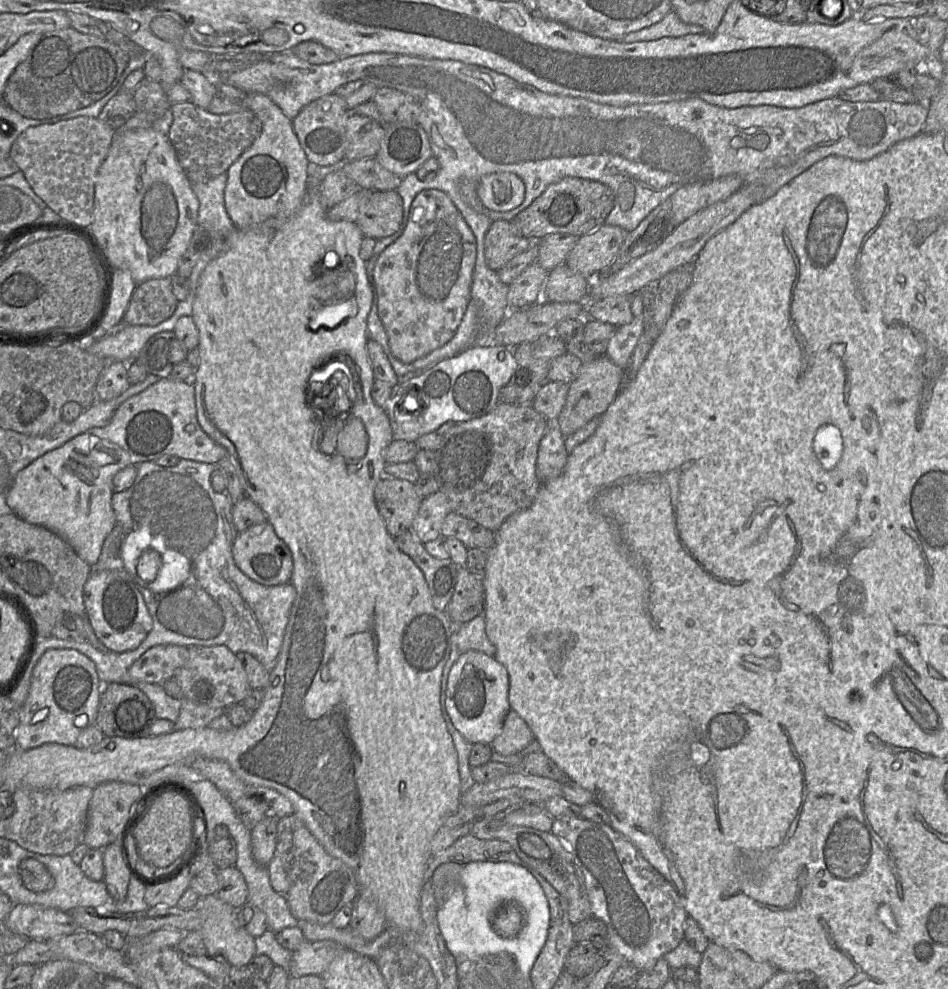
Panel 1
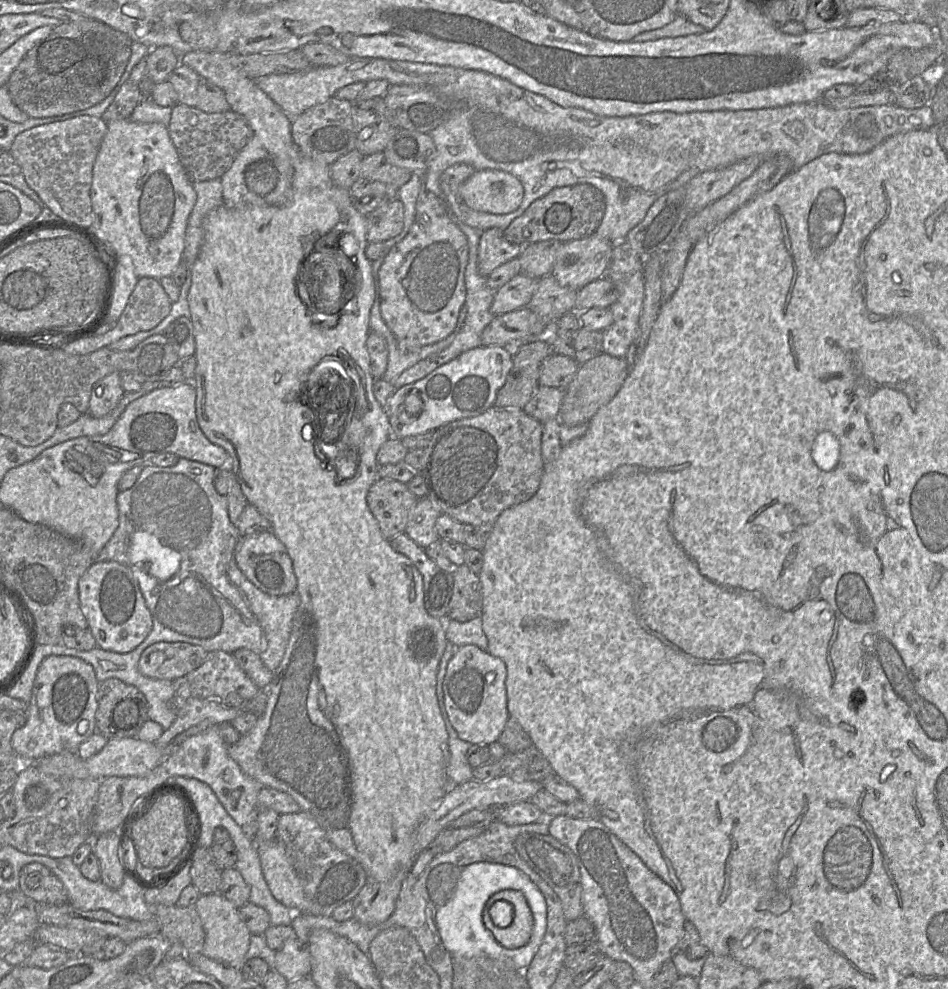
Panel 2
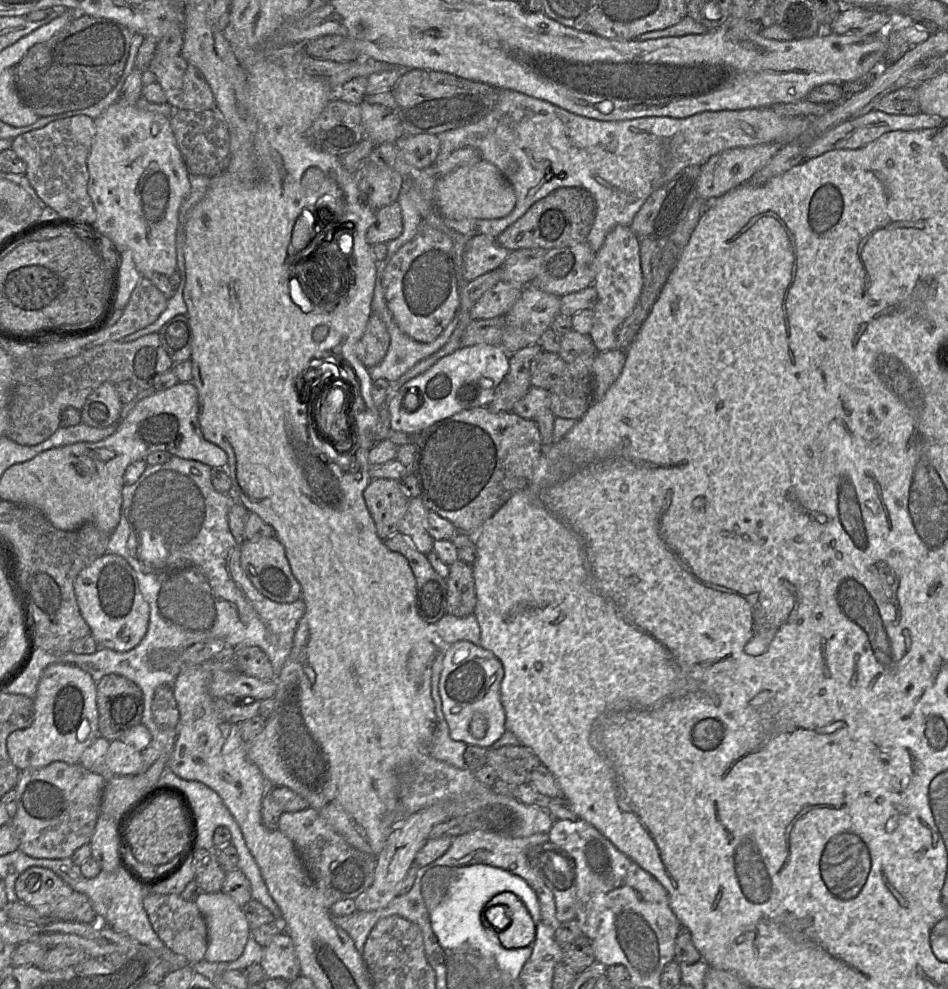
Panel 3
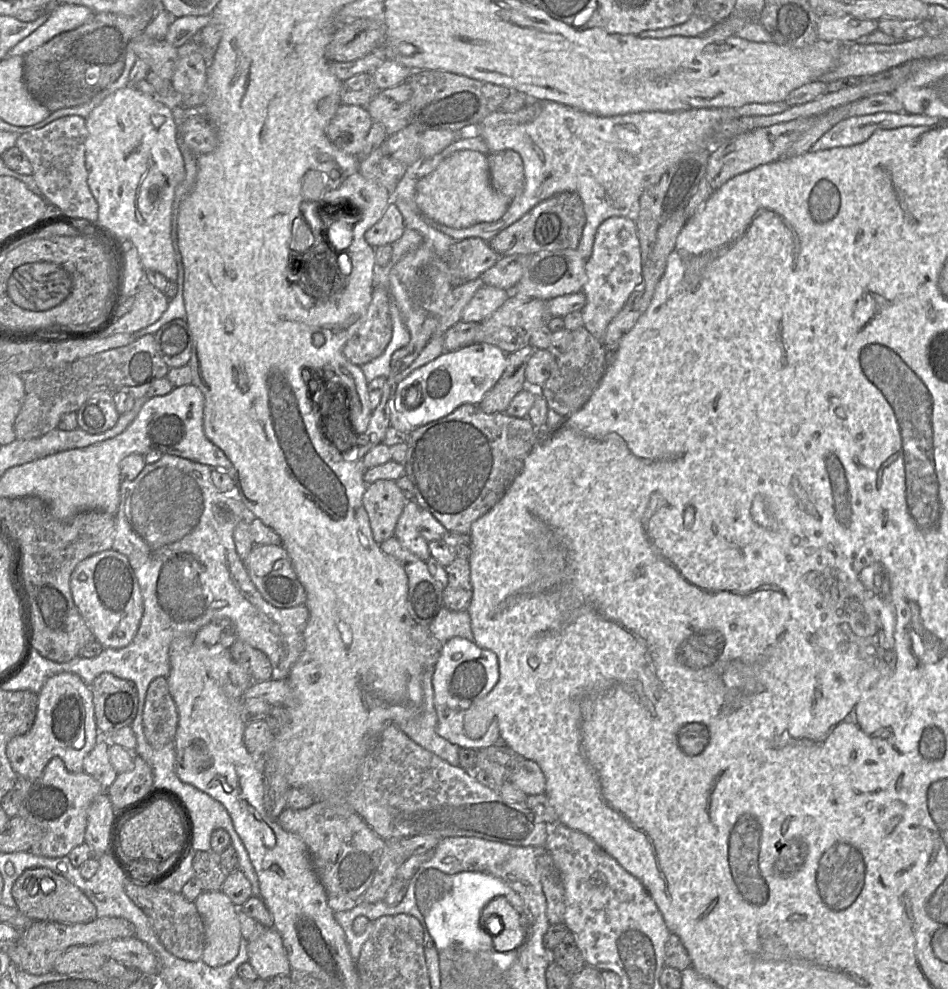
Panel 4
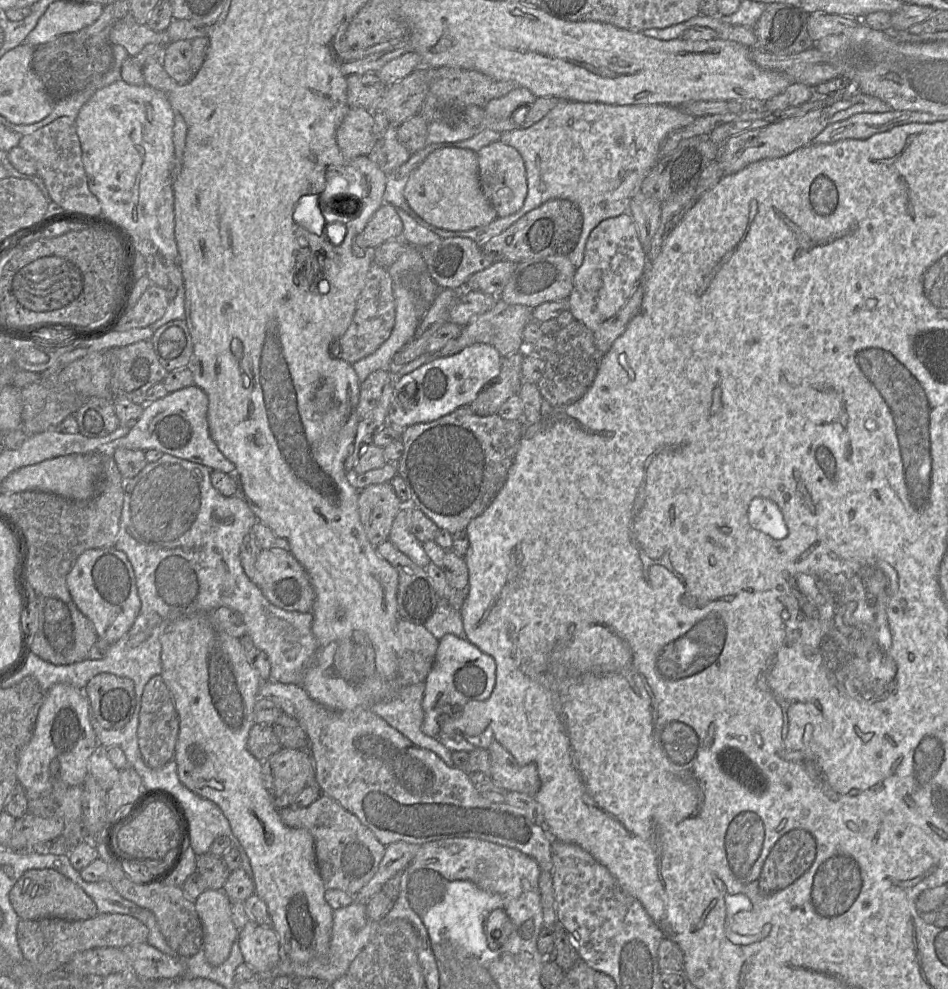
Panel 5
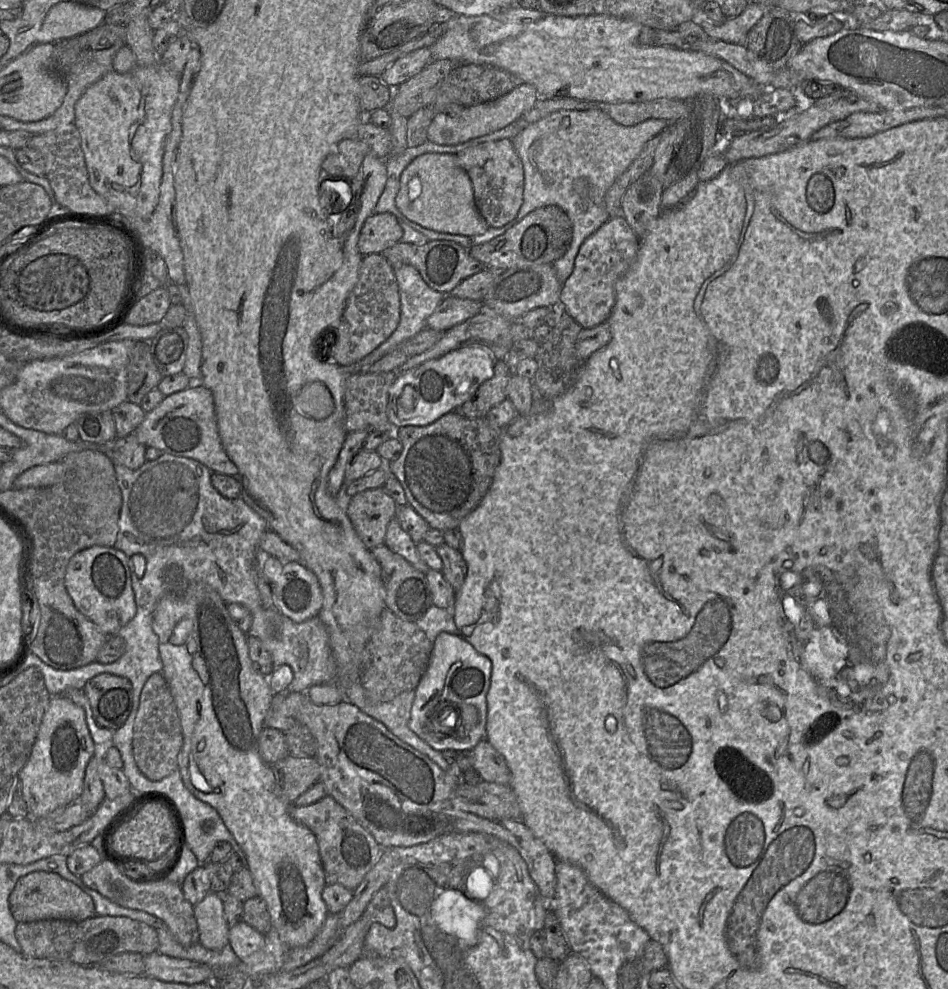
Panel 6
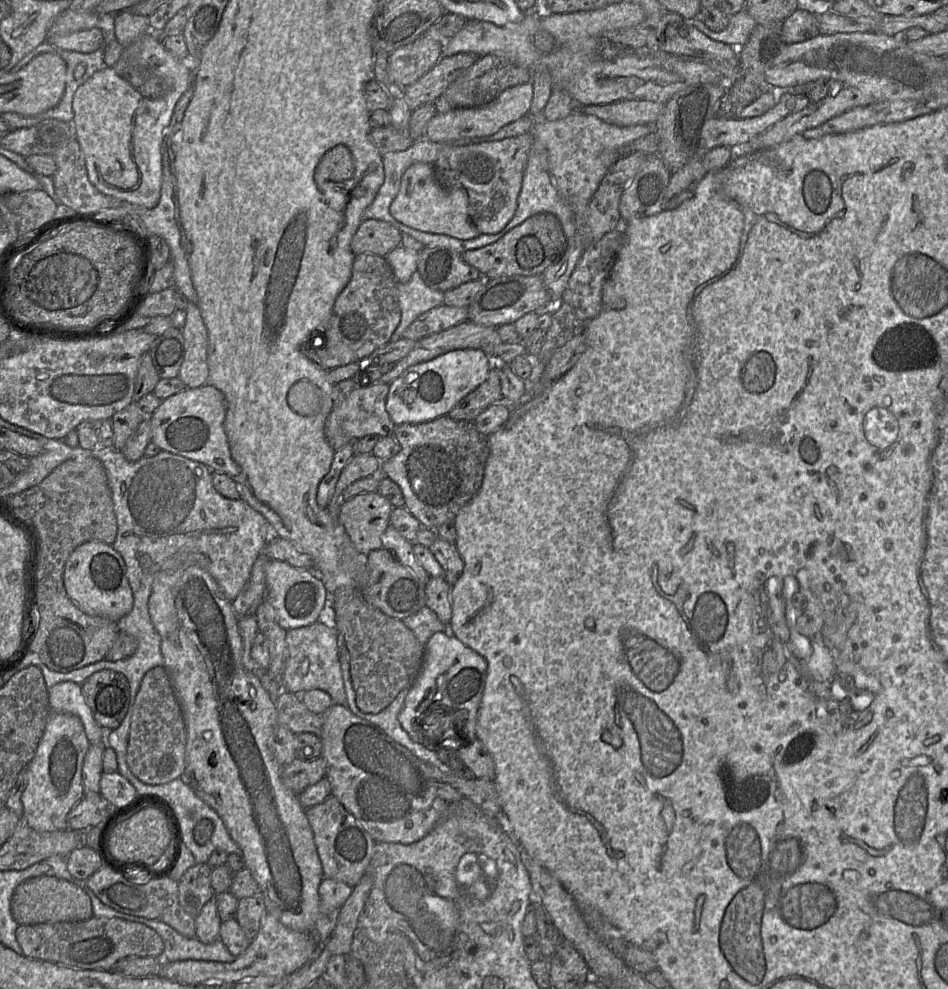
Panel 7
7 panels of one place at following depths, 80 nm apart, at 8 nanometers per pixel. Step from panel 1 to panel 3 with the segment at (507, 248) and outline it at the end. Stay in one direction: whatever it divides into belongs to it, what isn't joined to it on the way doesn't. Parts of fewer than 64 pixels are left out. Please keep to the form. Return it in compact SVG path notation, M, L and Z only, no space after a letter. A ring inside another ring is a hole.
M482 234L470 238L463 256L464 279L471 282L500 268L510 252L492 236Z

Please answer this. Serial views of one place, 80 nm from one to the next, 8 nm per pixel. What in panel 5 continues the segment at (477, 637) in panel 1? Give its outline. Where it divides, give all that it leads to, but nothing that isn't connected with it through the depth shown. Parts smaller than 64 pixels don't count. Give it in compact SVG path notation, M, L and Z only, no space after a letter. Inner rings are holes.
M439 599L432 616L423 625L438 641L445 634L467 639L460 610L451 607L445 599Z

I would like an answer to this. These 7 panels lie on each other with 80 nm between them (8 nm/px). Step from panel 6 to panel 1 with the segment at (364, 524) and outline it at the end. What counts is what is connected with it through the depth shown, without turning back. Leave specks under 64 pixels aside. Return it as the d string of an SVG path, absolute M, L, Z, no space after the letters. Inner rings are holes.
M383 477L376 485L374 499L392 537L411 530L423 498L407 480Z

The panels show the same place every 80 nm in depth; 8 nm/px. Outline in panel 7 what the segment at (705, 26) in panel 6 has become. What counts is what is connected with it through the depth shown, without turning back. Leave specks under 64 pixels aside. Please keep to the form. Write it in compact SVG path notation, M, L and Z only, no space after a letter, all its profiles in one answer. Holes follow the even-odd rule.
M745 9L729 18L728 26L719 32L710 30L700 17L695 19L692 23L701 33L710 39L728 44L735 48L741 48L748 41L757 23Z

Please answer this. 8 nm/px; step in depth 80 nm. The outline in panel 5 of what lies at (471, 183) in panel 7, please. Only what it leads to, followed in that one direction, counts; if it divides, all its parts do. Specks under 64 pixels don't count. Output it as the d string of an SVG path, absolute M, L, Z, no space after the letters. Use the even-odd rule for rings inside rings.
M500 141L491 143L477 153L479 181L482 191L497 212L497 217L516 213L523 205L527 195L526 171L519 152Z

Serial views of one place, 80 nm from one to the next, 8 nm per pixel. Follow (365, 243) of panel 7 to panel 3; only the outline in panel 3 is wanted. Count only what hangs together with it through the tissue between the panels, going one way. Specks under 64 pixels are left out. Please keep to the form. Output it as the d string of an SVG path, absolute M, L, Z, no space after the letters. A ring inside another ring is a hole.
M396 201L376 211L376 221L368 228L367 241L370 245L388 243L403 232L403 216Z

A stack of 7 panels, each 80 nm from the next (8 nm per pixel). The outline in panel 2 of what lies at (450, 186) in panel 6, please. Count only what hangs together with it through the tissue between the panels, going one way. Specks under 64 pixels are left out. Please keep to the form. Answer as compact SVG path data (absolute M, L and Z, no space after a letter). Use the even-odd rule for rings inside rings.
M477 170L459 188L459 196L469 208L490 214L515 211L523 195L522 183L502 170Z

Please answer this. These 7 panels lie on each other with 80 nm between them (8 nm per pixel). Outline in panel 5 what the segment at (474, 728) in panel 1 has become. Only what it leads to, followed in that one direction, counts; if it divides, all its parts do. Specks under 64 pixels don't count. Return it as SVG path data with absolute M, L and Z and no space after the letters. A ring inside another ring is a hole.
M445 634L438 644L433 666L425 680L425 691L422 700L424 720L423 732L437 739L451 751L461 750L470 753L476 748L488 748L495 741L493 729L488 725L478 736L465 738L463 734L454 737L445 733L445 724L456 720L458 714L469 701L484 701L489 698L496 680L496 663L492 656L482 652L467 639L453 634Z

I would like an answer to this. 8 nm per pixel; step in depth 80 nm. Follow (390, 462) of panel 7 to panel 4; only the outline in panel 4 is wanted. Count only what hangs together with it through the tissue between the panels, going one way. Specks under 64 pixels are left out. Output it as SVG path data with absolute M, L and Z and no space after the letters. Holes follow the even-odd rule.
M463 404L447 416L416 428L409 433L406 441L408 451L404 463L405 475L413 484L414 500L421 508L429 511L448 531L469 535L473 522L490 511L504 497L515 478L522 472L525 459L538 441L538 435L539 431L528 418L517 418L507 415L505 412L485 413L476 404Z

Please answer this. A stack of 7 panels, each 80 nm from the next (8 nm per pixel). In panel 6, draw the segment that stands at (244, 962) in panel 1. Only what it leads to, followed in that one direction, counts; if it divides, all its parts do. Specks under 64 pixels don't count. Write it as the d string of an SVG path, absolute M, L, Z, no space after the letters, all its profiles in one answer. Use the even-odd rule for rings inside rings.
M210 892L194 906L199 943L209 950L220 950L229 944L229 929L223 911L223 896Z

